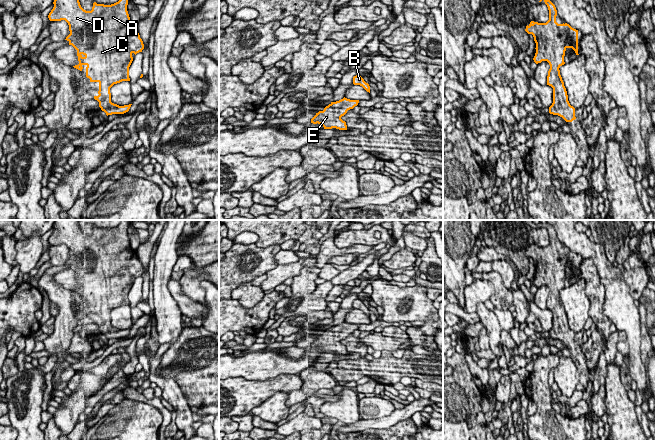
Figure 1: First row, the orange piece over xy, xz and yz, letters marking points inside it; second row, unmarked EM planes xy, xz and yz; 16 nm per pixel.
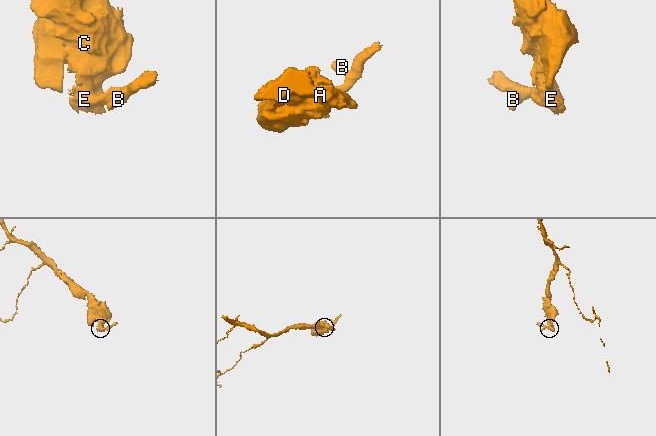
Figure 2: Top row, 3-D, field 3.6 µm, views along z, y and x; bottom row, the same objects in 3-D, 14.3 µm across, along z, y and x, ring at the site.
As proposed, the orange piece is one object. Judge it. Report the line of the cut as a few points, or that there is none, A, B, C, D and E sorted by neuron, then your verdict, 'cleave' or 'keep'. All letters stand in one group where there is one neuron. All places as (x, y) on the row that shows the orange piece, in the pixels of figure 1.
no cut; A B C D E; keep

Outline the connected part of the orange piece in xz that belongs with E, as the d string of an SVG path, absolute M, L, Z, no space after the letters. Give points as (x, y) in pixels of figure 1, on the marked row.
M343 98L336 102L331 102L324 108L323 111L319 111L311 119L313 124L321 124L324 129L336 128L339 130L347 130L346 122L341 119L348 110L353 109L357 106L359 100L350 100Z

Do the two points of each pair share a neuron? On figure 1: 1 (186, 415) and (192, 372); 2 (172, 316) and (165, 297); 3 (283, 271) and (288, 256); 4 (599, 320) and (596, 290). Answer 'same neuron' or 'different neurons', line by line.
1: different neurons
2: same neuron
3: different neurons
4: same neuron

